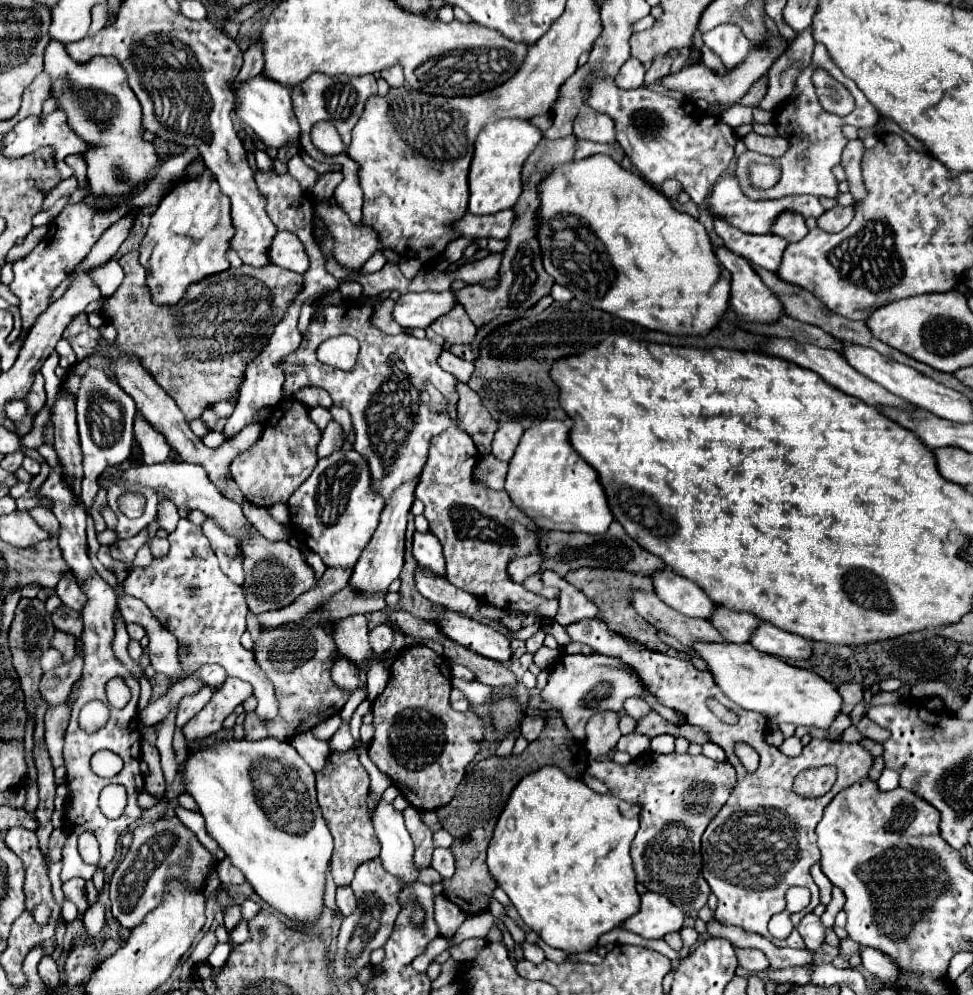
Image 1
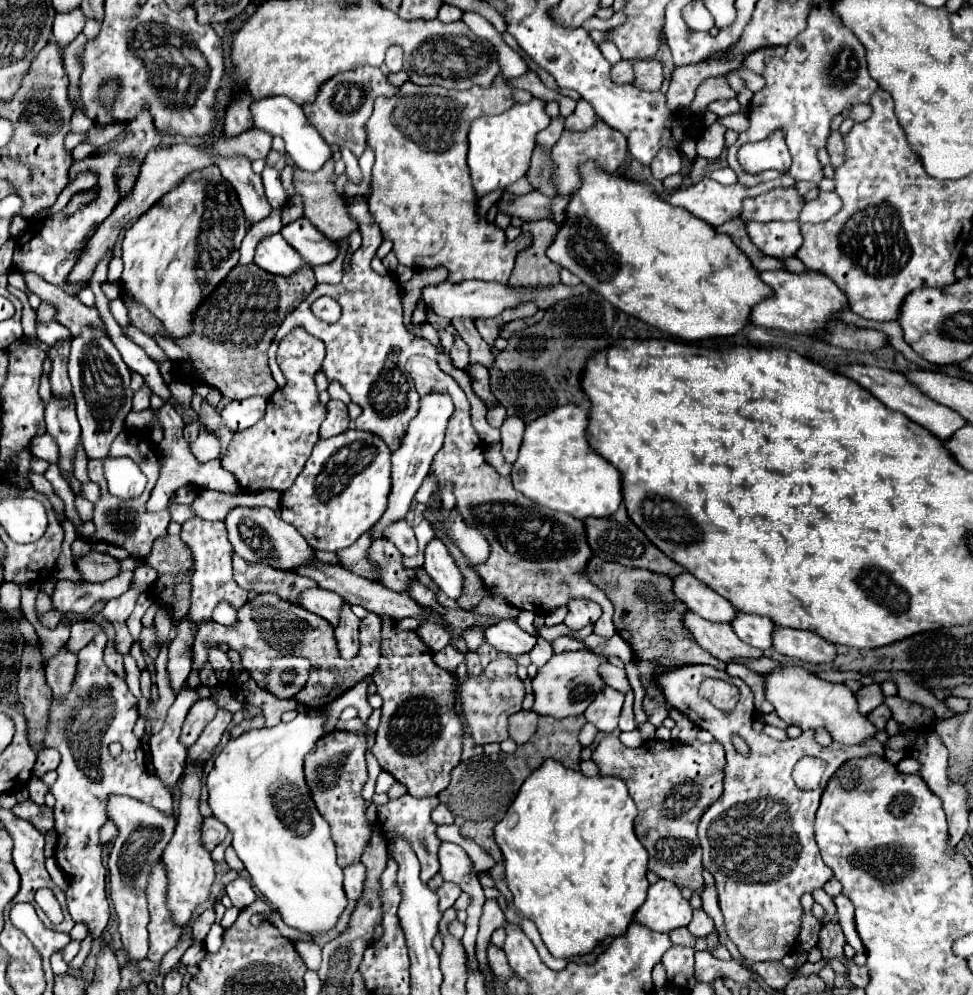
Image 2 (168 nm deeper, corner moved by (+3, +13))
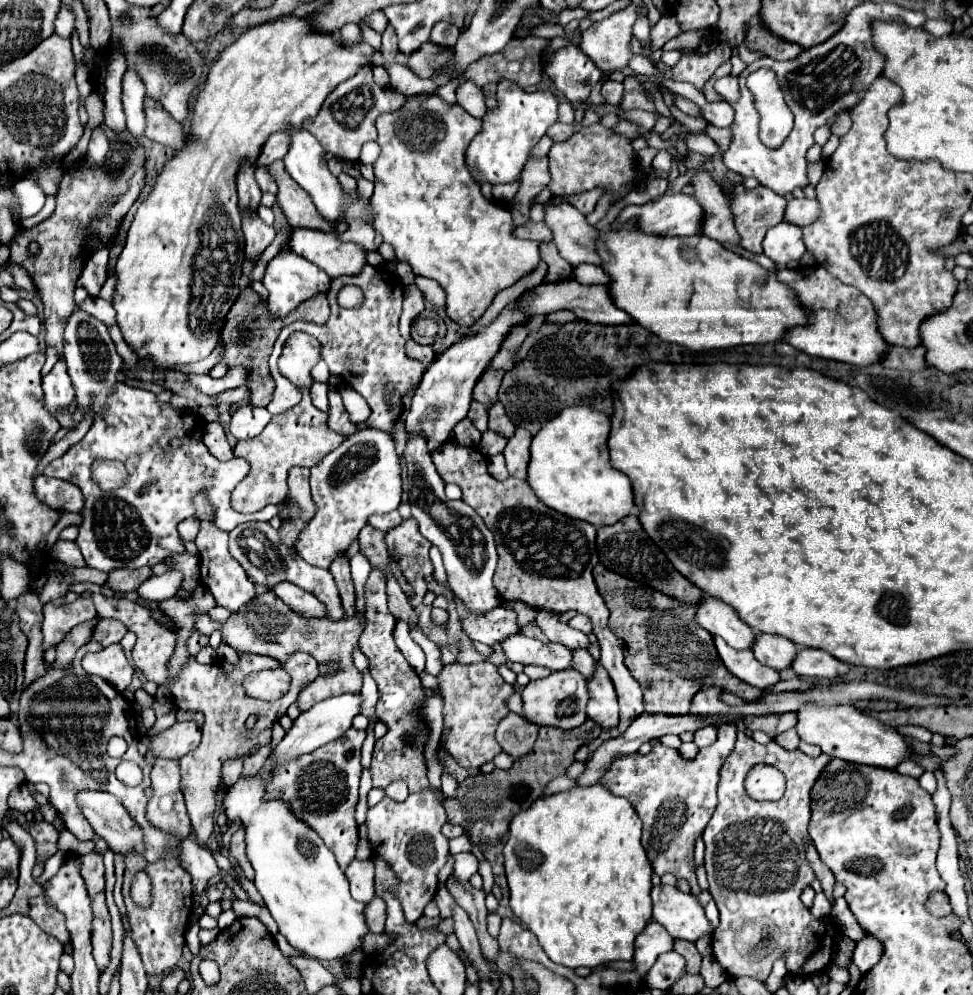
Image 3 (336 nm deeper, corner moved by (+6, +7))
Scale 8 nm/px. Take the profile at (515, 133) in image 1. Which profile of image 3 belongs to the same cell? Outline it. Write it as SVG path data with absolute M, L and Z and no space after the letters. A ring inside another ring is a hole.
M503 78L497 84L497 102L497 108L483 116L483 128L465 152L467 168L477 184L489 182L495 186L517 182L533 146L547 134L547 128L557 122L557 98L549 90L525 92L519 84Z

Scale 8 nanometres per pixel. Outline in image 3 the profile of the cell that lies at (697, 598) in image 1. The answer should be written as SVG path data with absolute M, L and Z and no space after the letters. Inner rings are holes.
M703 596L697 604L697 624L711 634L721 636L729 646L743 650L751 648L755 630L749 628L737 612L713 596Z

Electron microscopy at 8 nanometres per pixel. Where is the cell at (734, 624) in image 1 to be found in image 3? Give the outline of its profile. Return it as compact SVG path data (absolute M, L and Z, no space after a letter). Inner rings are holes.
M759 632L755 636L751 650L761 664L771 666L775 670L781 670L781 668L787 668L791 664L793 656L797 652L797 646L779 634Z

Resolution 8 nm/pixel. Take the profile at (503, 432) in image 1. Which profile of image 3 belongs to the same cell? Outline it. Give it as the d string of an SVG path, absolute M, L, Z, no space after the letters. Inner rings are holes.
M517 428L515 434L509 438L503 456L507 462L507 470L511 476L525 478L525 468L529 464L529 440L533 436L525 428Z

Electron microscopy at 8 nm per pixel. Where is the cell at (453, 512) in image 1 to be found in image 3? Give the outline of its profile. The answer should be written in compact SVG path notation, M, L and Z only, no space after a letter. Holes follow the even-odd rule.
M447 440L441 450L431 454L431 458L439 476L463 490L461 500L465 500L465 504L469 504L493 532L499 554L493 582L503 600L519 600L535 610L551 610L557 614L574 610L593 620L593 634L597 636L601 648L599 662L609 672L619 696L621 722L617 728L619 732L625 732L629 724L643 712L643 696L639 682L623 664L619 640L607 626L609 610L593 582L593 568L599 560L595 550L595 526L553 512L541 504L541 500L537 500L527 482L521 478L507 478L503 482L495 480L487 472L487 458L479 448L461 446L455 440Z

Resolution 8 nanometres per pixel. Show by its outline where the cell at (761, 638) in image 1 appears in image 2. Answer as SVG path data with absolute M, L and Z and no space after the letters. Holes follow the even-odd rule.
M780 628L774 632L774 650L802 662L828 664L836 658L836 646L818 634L794 628Z

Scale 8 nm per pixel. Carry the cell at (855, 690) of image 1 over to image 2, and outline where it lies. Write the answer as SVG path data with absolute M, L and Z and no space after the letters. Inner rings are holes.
M868 684L868 686L862 686L856 694L856 700L858 700L858 706L860 706L860 712L862 714L870 714L874 708L878 708L882 702L884 702L884 694L880 690L880 684Z

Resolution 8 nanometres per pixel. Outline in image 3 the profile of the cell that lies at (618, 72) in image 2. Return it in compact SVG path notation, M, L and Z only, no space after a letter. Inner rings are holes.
M605 80L603 86L601 86L601 94L603 94L605 102L607 102L607 104L613 104L613 106L619 106L619 104L621 104L621 100L623 100L623 92L625 92L623 82Z

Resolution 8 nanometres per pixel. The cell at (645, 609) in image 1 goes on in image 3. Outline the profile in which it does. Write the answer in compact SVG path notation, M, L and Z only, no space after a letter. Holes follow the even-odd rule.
M713 636L713 642L715 642L717 654L719 654L721 662L725 664L725 668L739 680L743 680L759 690L763 690L779 680L777 670L757 662L751 650L735 650L729 644L725 644L725 640L721 640L719 636Z

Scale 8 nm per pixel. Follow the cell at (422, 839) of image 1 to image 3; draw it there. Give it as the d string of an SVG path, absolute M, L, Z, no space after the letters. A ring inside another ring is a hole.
M431 792L409 794L405 802L395 802L385 796L381 804L369 808L367 812L365 824L369 828L371 850L377 856L383 856L397 872L401 880L397 896L409 922L415 922L423 916L423 908L429 900L433 900L437 892L437 874L445 866L449 856L449 840L441 834L441 826L445 822L447 814L443 810L443 802L437 800L437 796Z

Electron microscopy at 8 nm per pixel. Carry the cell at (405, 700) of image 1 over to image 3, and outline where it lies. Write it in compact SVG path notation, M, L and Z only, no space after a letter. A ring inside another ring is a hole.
M371 572L365 584L365 632L361 634L359 648L369 658L371 676L379 686L379 702L377 702L377 716L387 726L387 734L375 742L373 758L371 758L371 776L373 786L387 788L395 780L403 780L409 784L409 792L423 792L429 790L437 794L439 800L443 800L443 792L435 790L427 780L427 768L423 750L429 740L429 726L425 718L421 716L421 702L427 698L425 688L417 676L417 672L409 666L409 662L403 658L401 650L395 644L393 628L395 618L387 608L387 596L385 596L385 576L381 572Z

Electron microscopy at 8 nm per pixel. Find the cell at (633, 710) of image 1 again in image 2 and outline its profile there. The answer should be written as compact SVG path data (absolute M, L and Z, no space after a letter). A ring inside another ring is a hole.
M602 664L600 666L600 674L604 676L604 680L606 680L608 686L612 686L612 688L616 688L620 692L626 692L626 688L630 688L624 668L618 668L614 664Z

